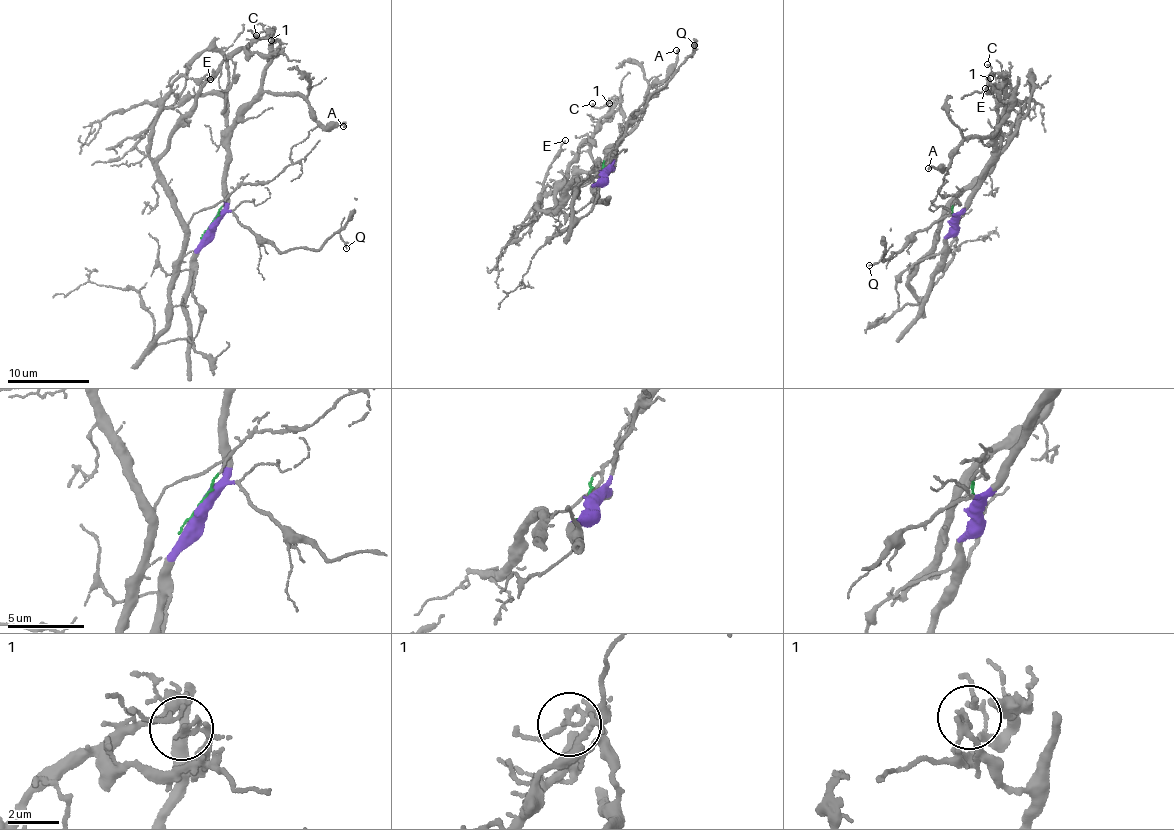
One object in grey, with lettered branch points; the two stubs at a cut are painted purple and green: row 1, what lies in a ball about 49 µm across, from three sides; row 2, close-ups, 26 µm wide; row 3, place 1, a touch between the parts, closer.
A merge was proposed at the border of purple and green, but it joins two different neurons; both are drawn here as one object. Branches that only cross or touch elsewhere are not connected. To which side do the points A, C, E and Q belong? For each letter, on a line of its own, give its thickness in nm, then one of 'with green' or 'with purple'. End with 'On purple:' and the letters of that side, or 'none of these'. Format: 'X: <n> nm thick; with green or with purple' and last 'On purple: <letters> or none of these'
A: 190 nm thick; with purple
C: 170 nm thick; with purple
E: 120 nm thick; with green
Q: 140 nm thick; with purple
On purple: A, C, Q

